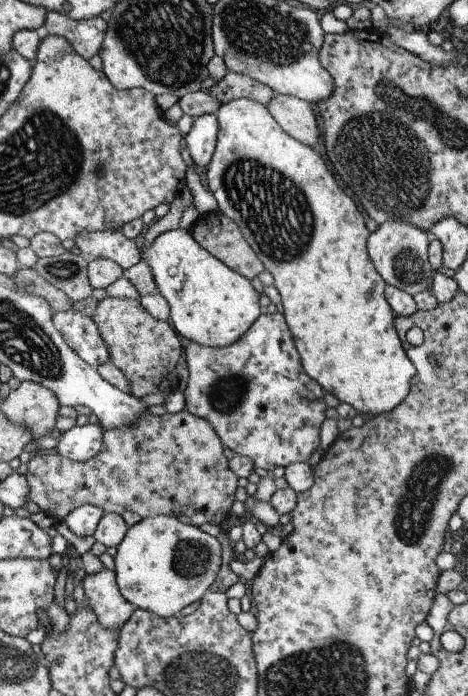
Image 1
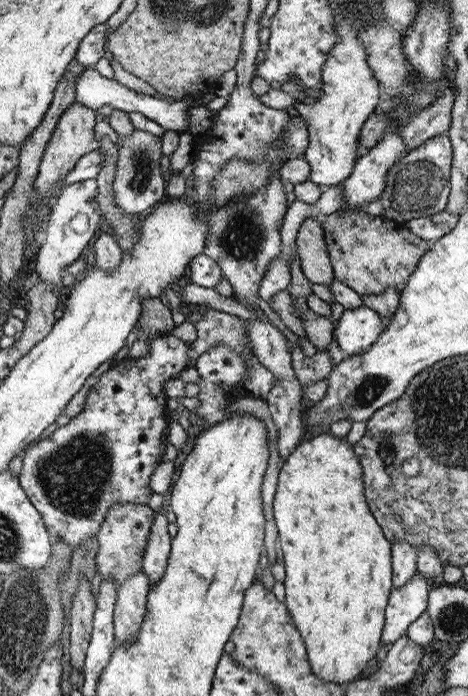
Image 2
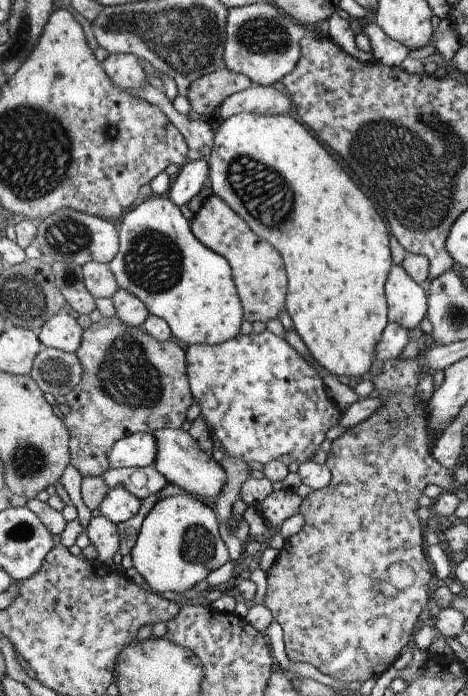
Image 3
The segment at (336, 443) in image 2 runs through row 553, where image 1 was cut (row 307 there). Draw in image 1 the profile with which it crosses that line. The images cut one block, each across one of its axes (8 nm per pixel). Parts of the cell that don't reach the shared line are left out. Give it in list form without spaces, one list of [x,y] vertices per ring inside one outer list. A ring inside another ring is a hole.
[[[247,98],[236,99],[227,103],[221,103],[215,112],[218,132],[216,146],[213,155],[206,165],[201,178],[206,190],[217,200],[216,208],[220,214],[237,226],[249,249],[255,254],[264,270],[273,277],[272,286],[280,297],[282,316],[291,334],[293,345],[297,350],[303,373],[311,378],[324,391],[333,395],[340,403],[345,403],[357,411],[357,414],[379,415],[393,411],[407,397],[410,390],[410,381],[415,373],[413,364],[407,359],[405,350],[401,347],[400,338],[394,328],[395,315],[384,298],[386,284],[375,271],[366,252],[366,239],[370,234],[365,227],[363,214],[357,210],[355,202],[343,194],[343,190],[333,180],[331,172],[323,164],[316,150],[304,146],[302,143],[290,138],[279,127],[279,124],[271,117],[266,106]]]

